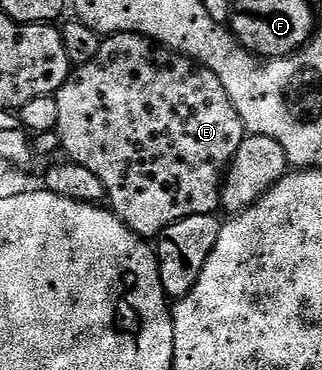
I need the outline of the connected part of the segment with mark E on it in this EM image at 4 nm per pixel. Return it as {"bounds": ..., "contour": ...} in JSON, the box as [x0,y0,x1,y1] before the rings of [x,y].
{"bounds":[55,31,247,237],"contour":[[[123,31],[120,35],[110,35],[102,38],[99,45],[99,53],[87,61],[87,65],[73,67],[70,70],[67,81],[57,91],[55,96],[59,105],[59,121],[56,133],[61,139],[61,151],[72,162],[83,165],[83,169],[91,169],[99,181],[105,186],[105,199],[114,215],[126,223],[128,227],[139,236],[156,237],[167,225],[179,221],[183,217],[195,217],[196,215],[212,215],[221,207],[221,184],[223,176],[230,163],[233,162],[235,153],[247,134],[239,113],[235,113],[235,105],[231,105],[231,97],[227,97],[227,89],[223,89],[223,81],[211,73],[201,63],[196,63],[186,55],[179,55],[176,51],[153,42],[145,35],[139,35],[136,31]]]}

